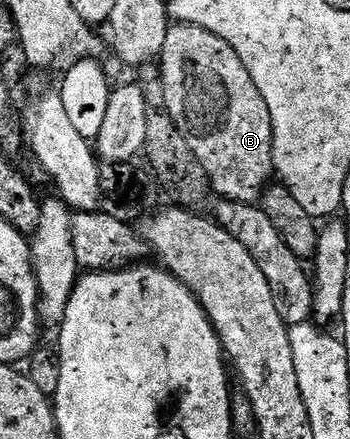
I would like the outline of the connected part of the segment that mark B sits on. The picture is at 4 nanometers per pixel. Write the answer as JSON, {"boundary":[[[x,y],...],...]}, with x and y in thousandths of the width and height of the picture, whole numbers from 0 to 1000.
{"boundary":[[[500,52],[480,64],[463,139],[483,257],[594,392],[606,433],[660,458],[737,460],[786,394],[786,292],[689,125],[586,62]]]}

